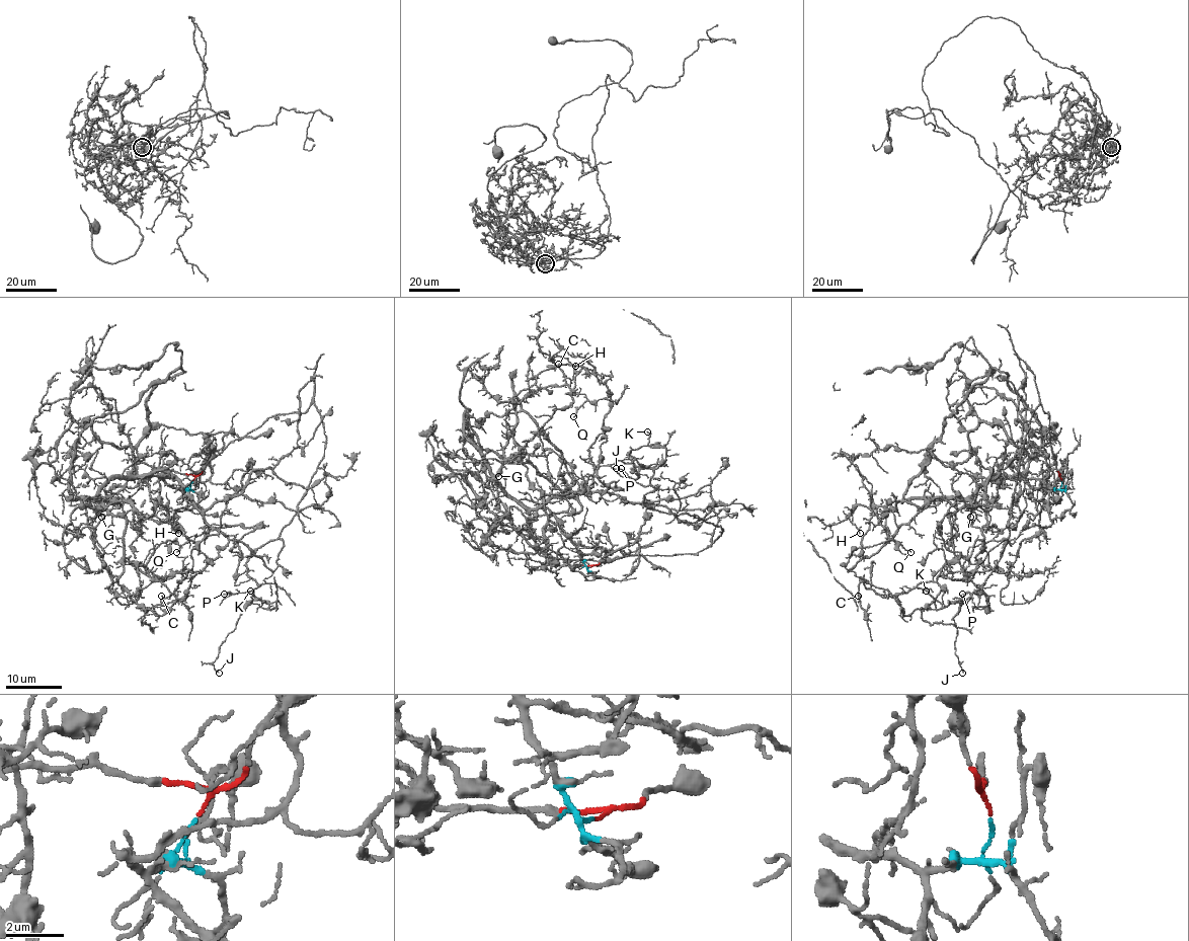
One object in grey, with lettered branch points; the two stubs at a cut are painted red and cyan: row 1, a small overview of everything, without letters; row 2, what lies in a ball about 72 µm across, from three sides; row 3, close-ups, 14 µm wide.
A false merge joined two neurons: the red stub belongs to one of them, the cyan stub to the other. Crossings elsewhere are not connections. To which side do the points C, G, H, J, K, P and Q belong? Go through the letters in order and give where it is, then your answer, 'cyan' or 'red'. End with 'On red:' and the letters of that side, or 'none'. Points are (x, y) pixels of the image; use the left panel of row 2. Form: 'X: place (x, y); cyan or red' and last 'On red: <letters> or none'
C: place (161, 596); cyan
G: place (101, 517); cyan
H: place (178, 533); cyan
J: place (219, 673); red
K: place (250, 591); red
P: place (224, 594); red
Q: place (176, 552); cyan
On red: J, K, P

